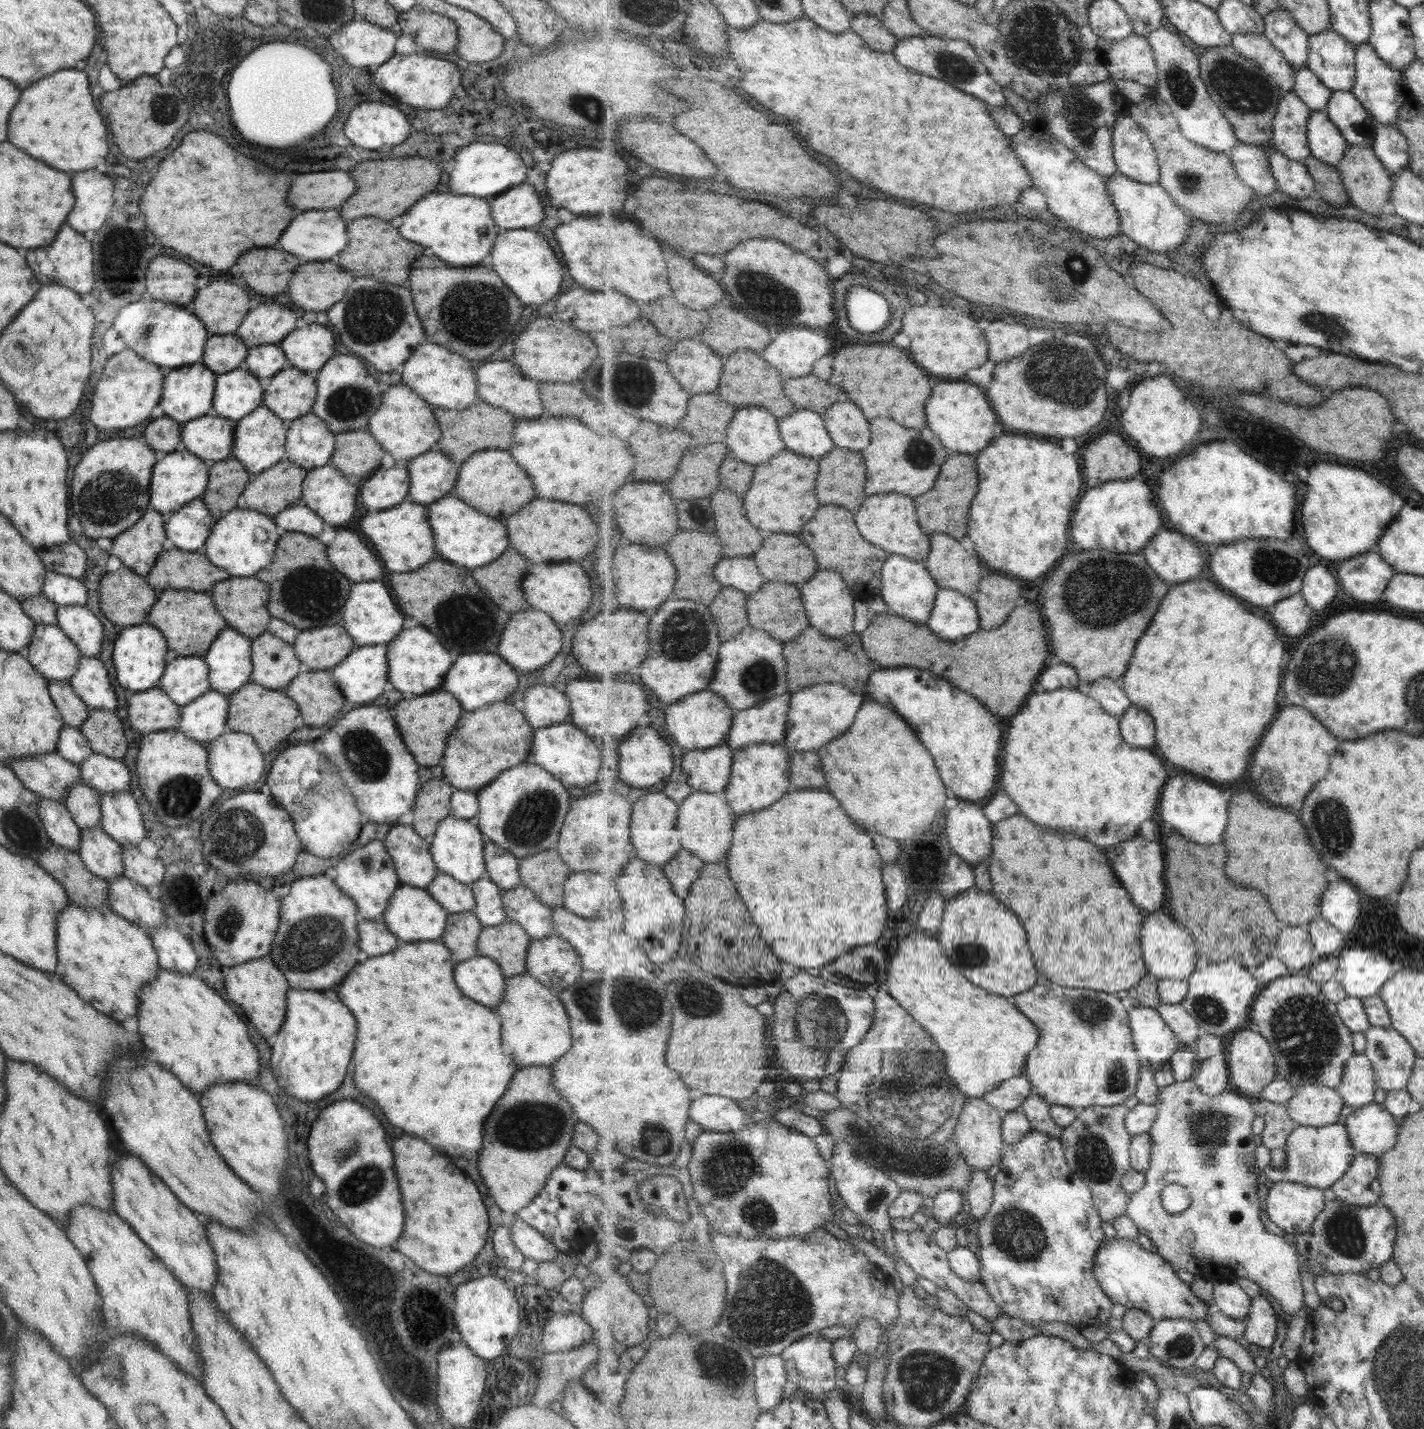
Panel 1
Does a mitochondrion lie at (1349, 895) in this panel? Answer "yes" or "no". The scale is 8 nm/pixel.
no

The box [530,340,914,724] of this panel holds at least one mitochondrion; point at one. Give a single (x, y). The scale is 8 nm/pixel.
(681, 637)

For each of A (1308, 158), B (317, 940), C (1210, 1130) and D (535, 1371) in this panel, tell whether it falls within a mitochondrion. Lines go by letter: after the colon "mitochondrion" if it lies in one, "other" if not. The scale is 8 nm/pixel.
A: other
B: mitochondrion
C: mitochondrion
D: other

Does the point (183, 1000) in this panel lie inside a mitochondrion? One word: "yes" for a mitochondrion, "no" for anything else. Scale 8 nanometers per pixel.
no

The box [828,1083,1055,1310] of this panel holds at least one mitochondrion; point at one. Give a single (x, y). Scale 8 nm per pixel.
(1018, 1234)

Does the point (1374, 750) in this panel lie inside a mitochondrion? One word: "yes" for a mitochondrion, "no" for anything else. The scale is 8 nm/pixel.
no

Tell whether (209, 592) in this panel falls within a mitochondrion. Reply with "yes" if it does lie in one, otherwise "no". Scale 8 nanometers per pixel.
no

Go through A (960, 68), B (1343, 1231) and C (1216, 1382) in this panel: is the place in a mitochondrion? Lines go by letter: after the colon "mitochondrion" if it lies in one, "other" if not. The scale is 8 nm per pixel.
A: mitochondrion
B: mitochondrion
C: other

